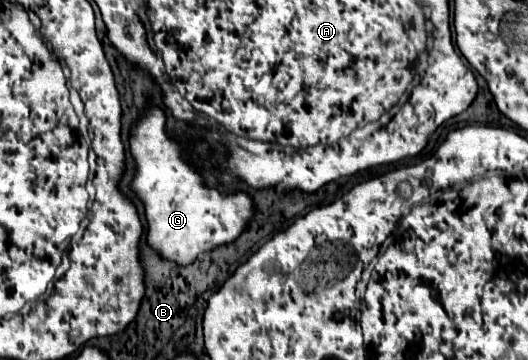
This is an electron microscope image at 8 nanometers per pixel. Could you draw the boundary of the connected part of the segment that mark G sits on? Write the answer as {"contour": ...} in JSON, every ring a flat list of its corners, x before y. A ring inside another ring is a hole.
{"contour":[[148,106,132,130,130,152,138,164,132,190,140,196,146,208,146,220,150,226,148,244,156,248,162,258,188,266,194,258,214,246,238,238,246,228,246,218,250,218,254,206,248,194,226,194,218,188,204,188,198,170,180,158,178,144,166,136,164,122,164,112,156,106]]}

